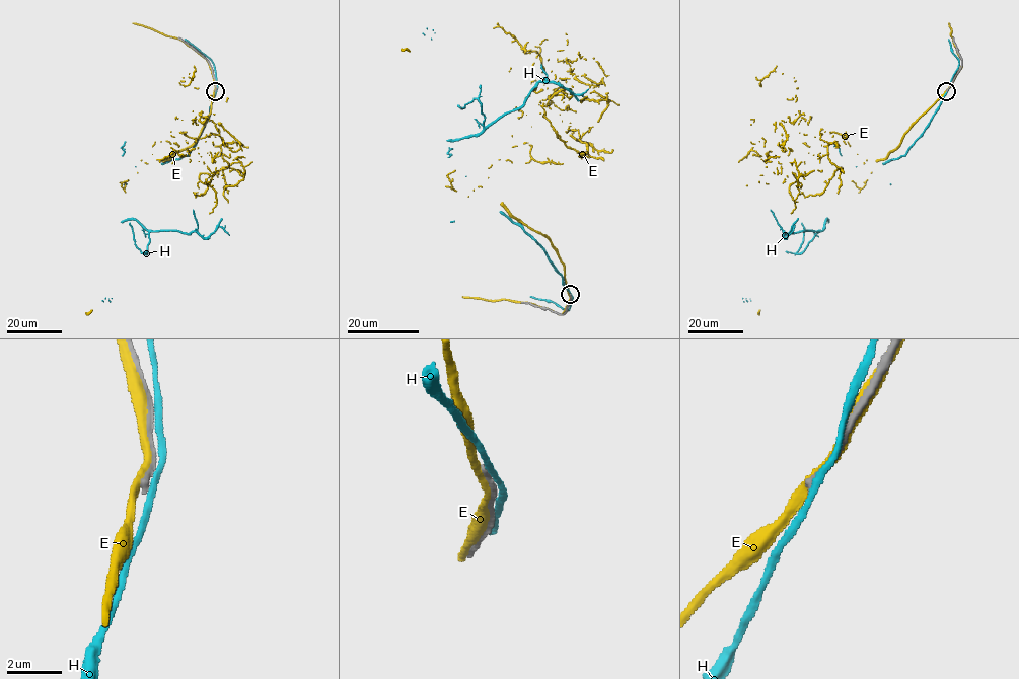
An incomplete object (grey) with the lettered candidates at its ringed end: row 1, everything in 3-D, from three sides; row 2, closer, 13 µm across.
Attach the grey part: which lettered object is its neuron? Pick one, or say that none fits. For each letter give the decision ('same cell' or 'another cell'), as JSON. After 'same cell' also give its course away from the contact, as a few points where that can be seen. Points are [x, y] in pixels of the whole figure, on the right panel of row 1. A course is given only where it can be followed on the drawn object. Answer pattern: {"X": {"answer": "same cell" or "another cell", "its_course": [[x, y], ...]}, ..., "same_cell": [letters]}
{"E": {"answer": "another cell"}, "H": {"answer": "another cell"}, "same_cell": []}

